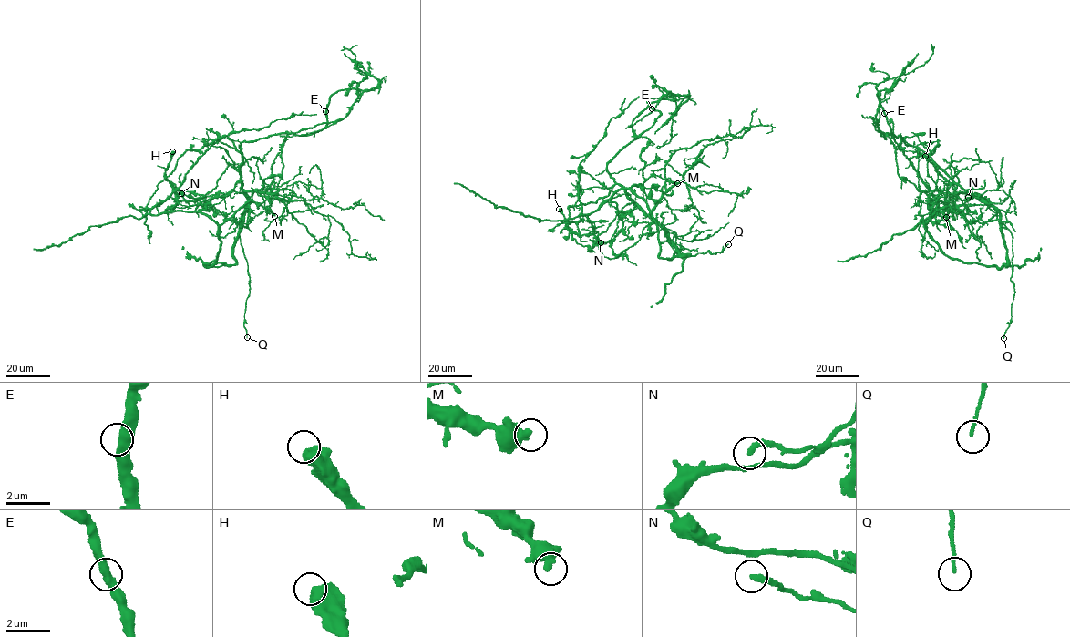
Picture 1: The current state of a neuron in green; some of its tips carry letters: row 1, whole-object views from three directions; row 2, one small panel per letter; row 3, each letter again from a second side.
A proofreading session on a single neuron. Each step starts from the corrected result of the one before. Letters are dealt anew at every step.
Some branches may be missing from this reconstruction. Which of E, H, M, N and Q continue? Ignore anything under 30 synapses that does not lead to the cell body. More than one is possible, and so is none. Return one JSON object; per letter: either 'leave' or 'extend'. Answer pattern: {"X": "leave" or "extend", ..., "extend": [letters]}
{"E": "leave", "H": "leave", "M": "leave", "N": "leave", "Q": "leave", "extend": []}

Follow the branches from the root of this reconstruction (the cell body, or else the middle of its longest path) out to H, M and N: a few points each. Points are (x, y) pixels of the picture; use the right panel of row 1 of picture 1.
H: (930, 217), (925, 228), (923, 224), (929, 216), (947, 213), (955, 195), (953, 186), (925, 156)
M: (930, 217), (932, 208), (931, 203), (930, 206), (946, 217)
N: (930, 217), (925, 228), (931, 215), (947, 210), (954, 168), (956, 195), (968, 197)

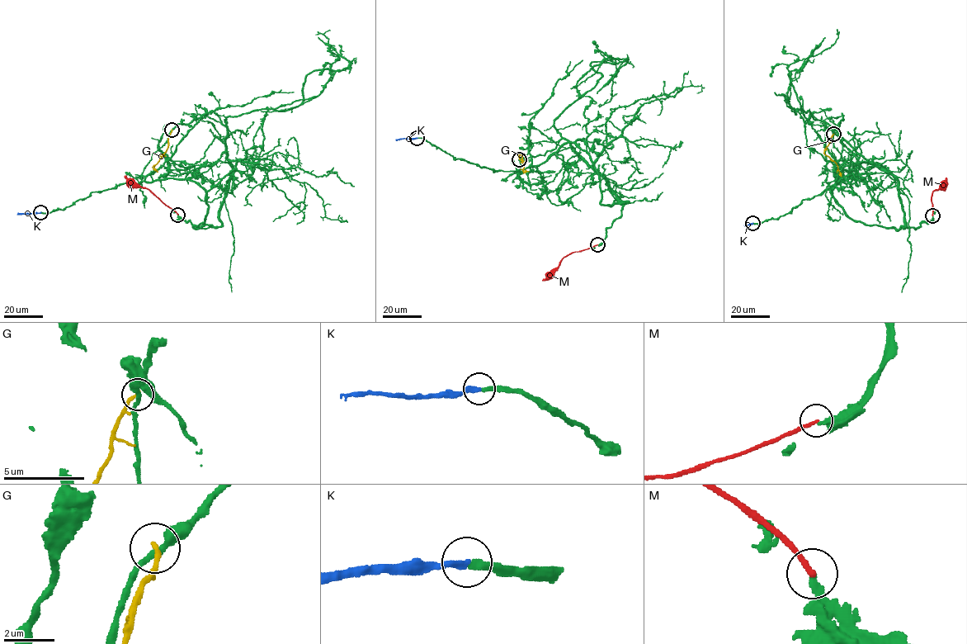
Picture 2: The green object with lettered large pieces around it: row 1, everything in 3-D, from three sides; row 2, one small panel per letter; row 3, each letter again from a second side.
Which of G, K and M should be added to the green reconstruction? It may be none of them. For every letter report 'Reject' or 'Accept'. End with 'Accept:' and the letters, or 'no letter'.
G: Reject
K: Accept
M: Reject
Accept: K

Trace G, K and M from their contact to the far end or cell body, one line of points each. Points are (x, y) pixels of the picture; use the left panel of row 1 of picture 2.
G: (172, 130), (167, 149), (154, 166), (158, 172)
K: (40, 212), (17, 214)
M: (177, 215), (152, 192), (125, 175)

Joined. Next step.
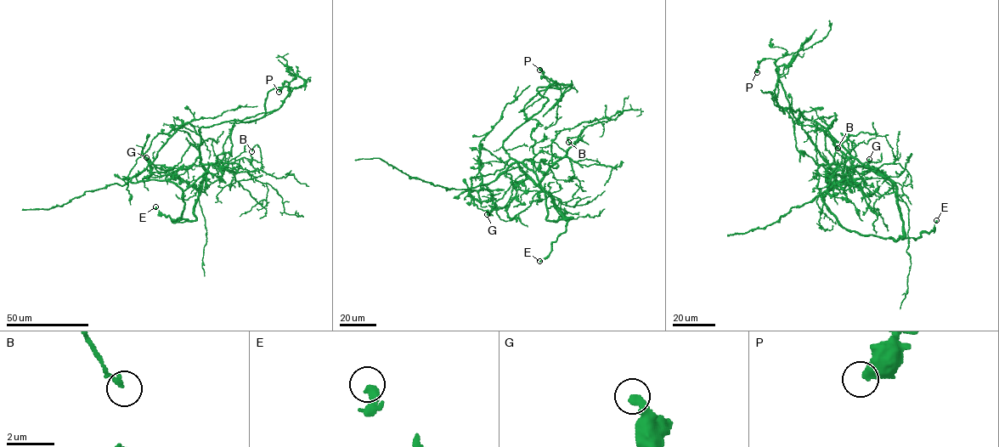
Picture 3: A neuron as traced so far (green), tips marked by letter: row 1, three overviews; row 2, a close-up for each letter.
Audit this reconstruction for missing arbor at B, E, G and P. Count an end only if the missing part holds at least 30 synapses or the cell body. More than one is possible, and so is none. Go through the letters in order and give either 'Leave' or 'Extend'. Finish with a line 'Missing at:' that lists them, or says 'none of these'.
B: Leave
E: Extend
G: Leave
P: Leave
Missing at: E

